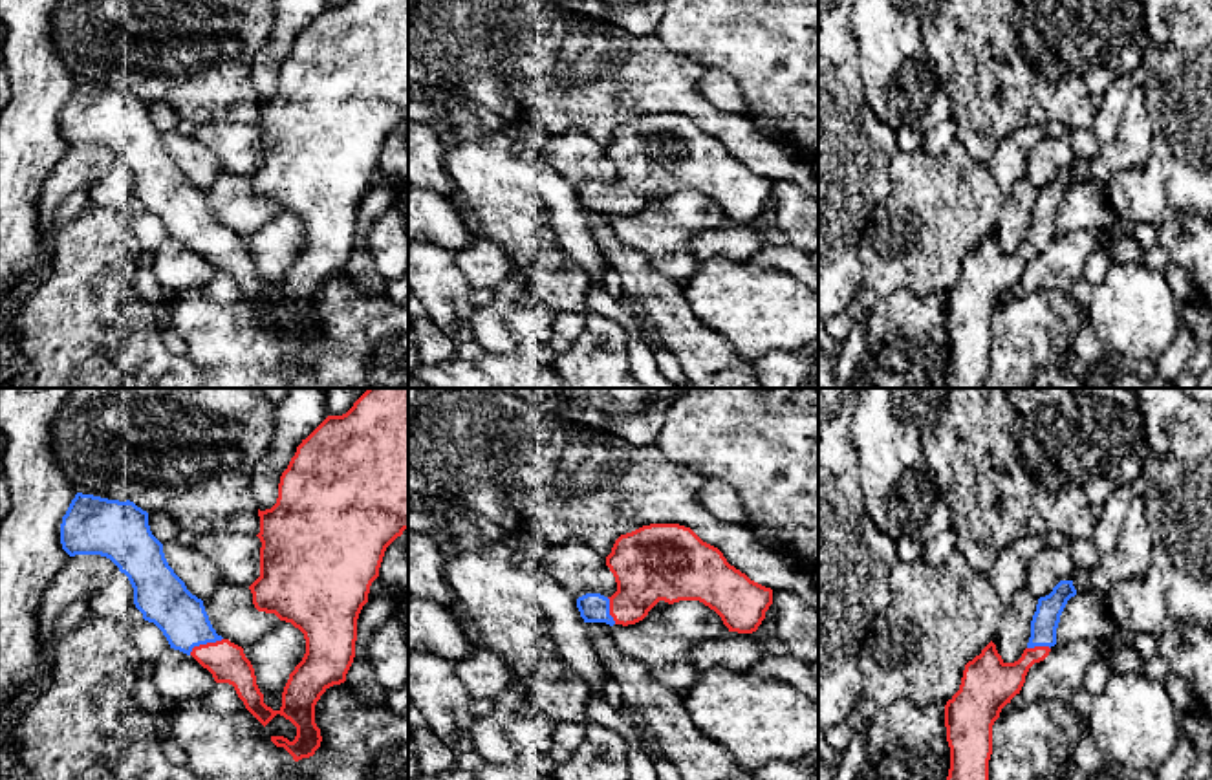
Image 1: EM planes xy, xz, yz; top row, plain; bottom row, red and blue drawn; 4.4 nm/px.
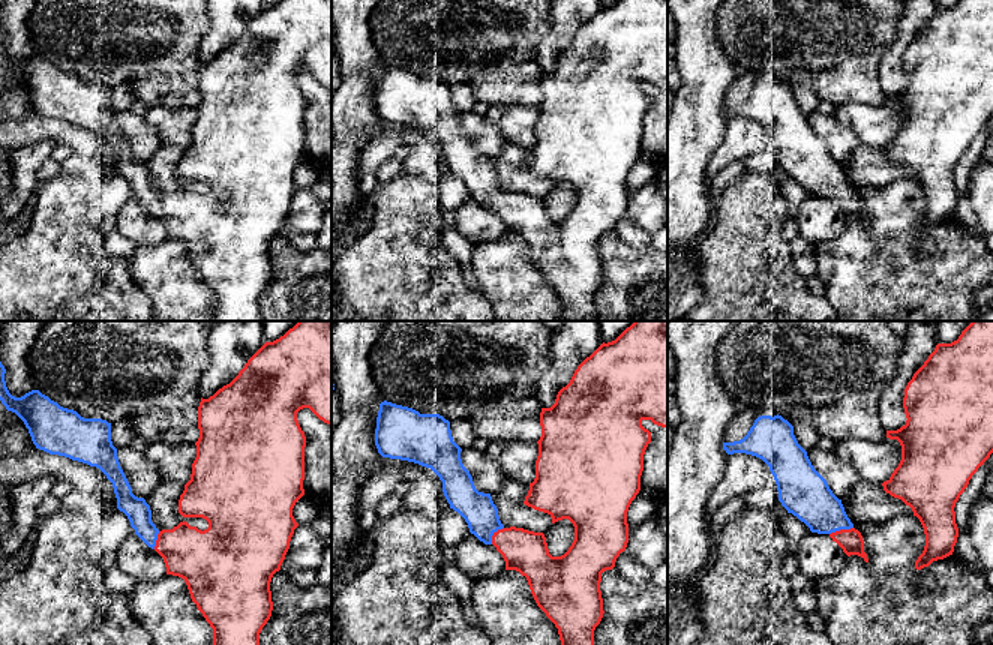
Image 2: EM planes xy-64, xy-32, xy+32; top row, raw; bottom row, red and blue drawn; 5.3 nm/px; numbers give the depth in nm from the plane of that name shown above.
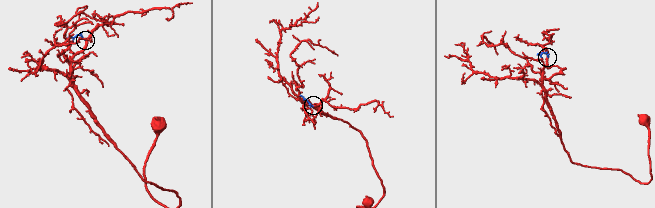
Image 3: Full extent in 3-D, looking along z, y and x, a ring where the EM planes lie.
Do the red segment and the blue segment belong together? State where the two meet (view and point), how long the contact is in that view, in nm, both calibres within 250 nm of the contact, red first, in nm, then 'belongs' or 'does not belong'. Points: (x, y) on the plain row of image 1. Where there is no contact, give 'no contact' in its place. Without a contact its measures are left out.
xy (204, 235) | 170 nm | 170/220 nm | belongs

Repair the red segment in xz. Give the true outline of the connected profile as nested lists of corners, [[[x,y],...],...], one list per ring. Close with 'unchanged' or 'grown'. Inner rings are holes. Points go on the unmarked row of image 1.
[[[650,114],[621,125],[606,156],[615,167],[617,181],[611,187],[586,183],[577,189],[584,212],[635,214],[659,192],[699,190],[714,200],[729,222],[752,223],[773,194],[773,179],[751,170],[727,152],[723,143],[703,132],[690,117],[679,114]]]; grown

